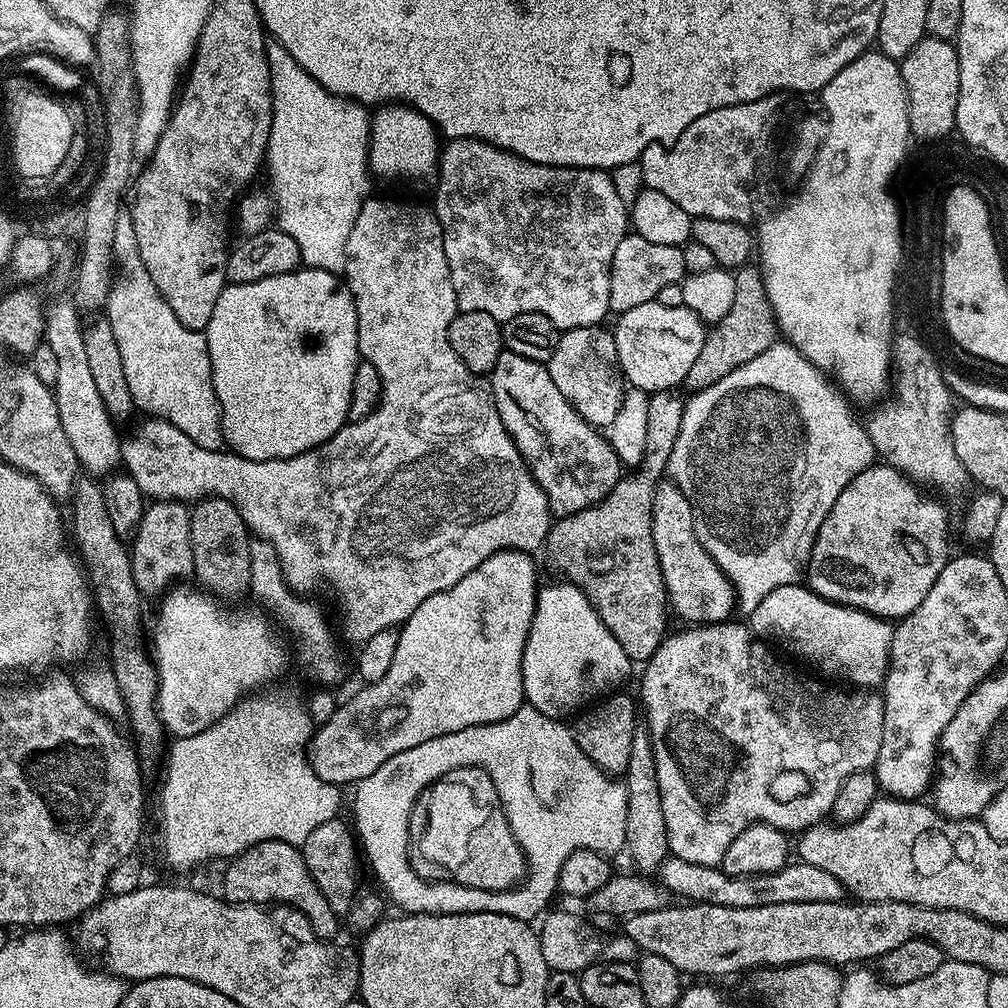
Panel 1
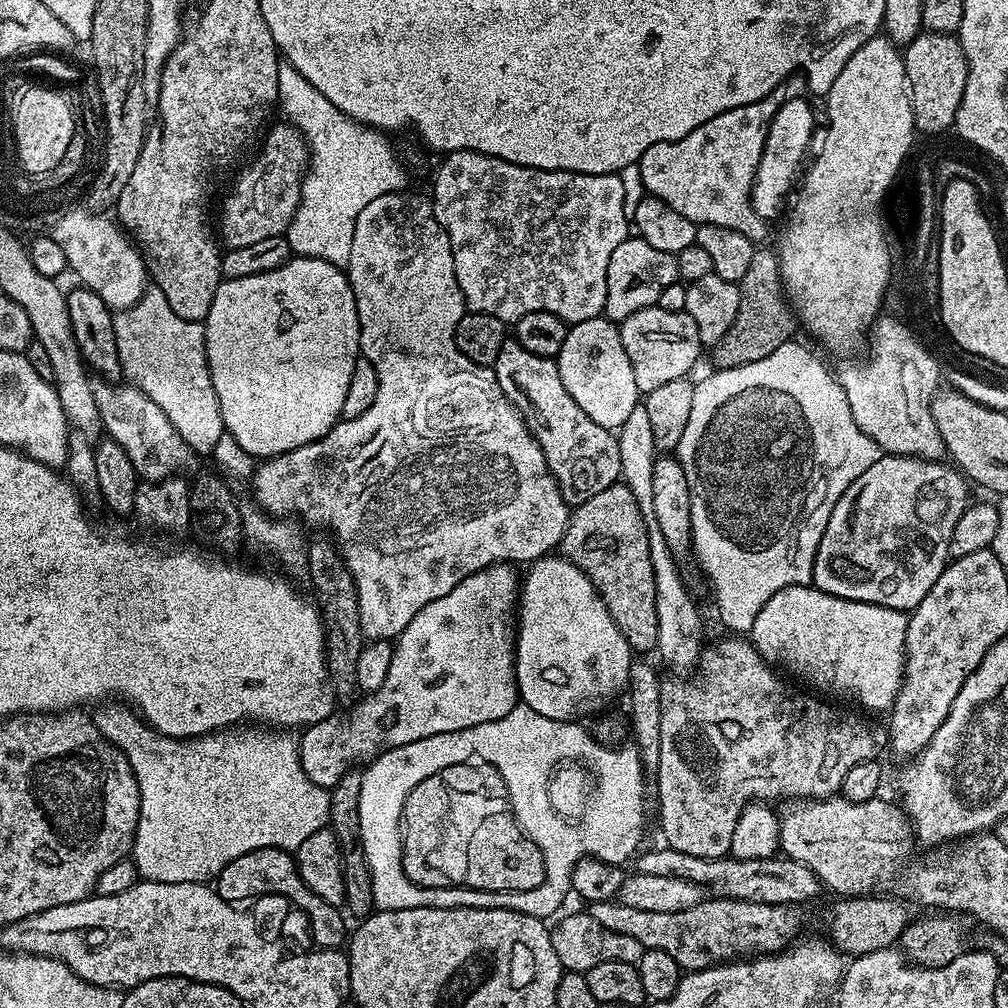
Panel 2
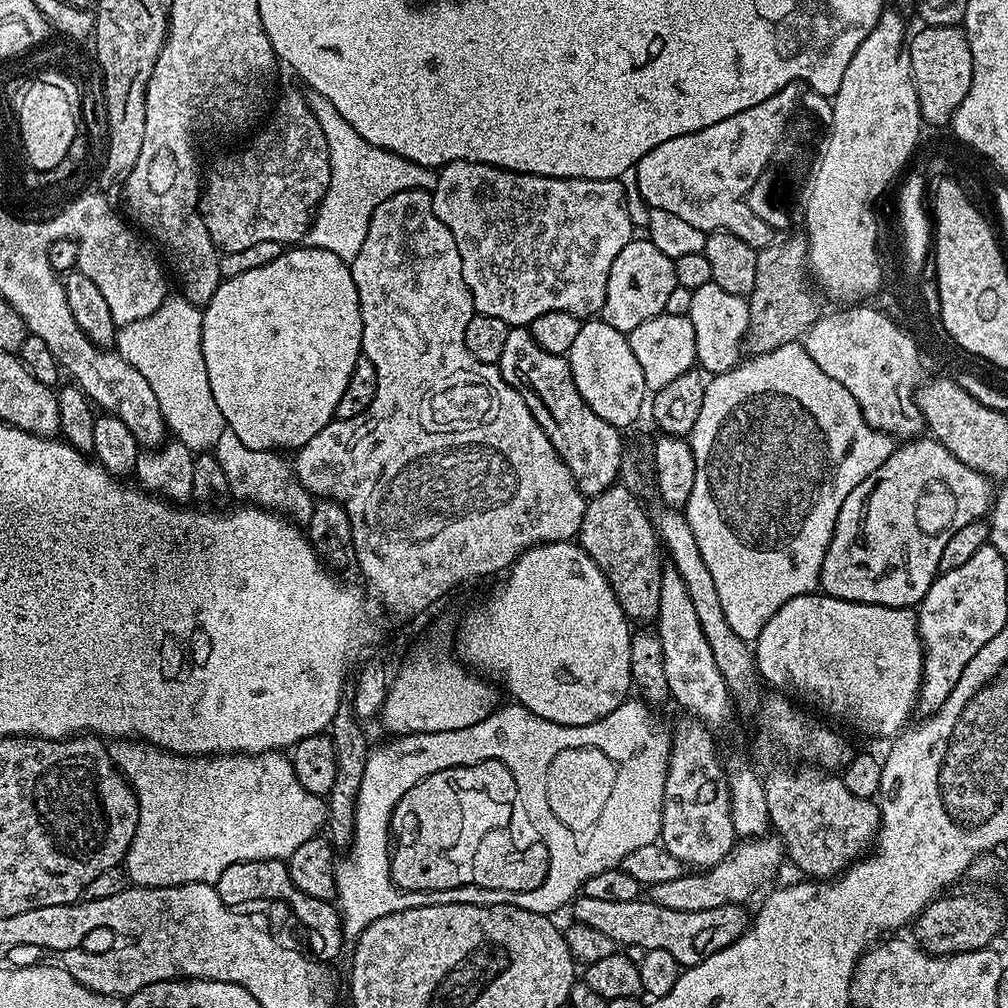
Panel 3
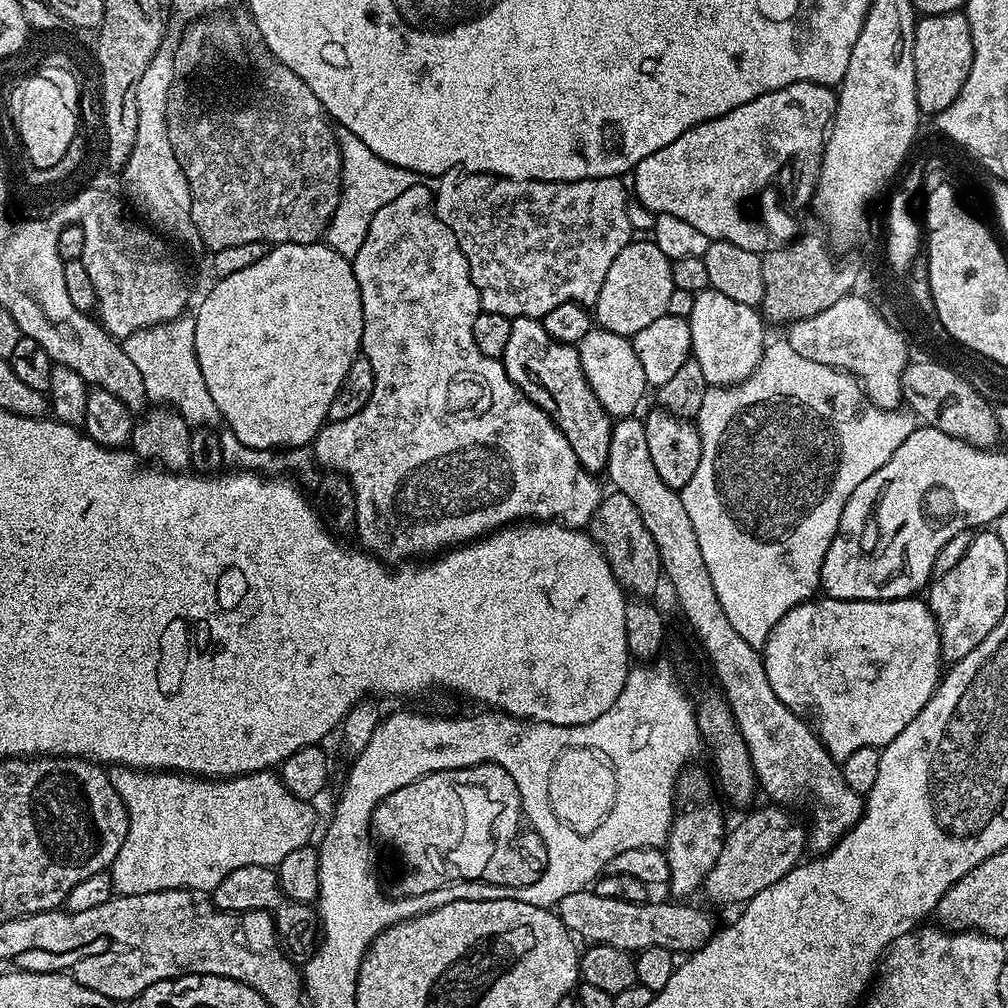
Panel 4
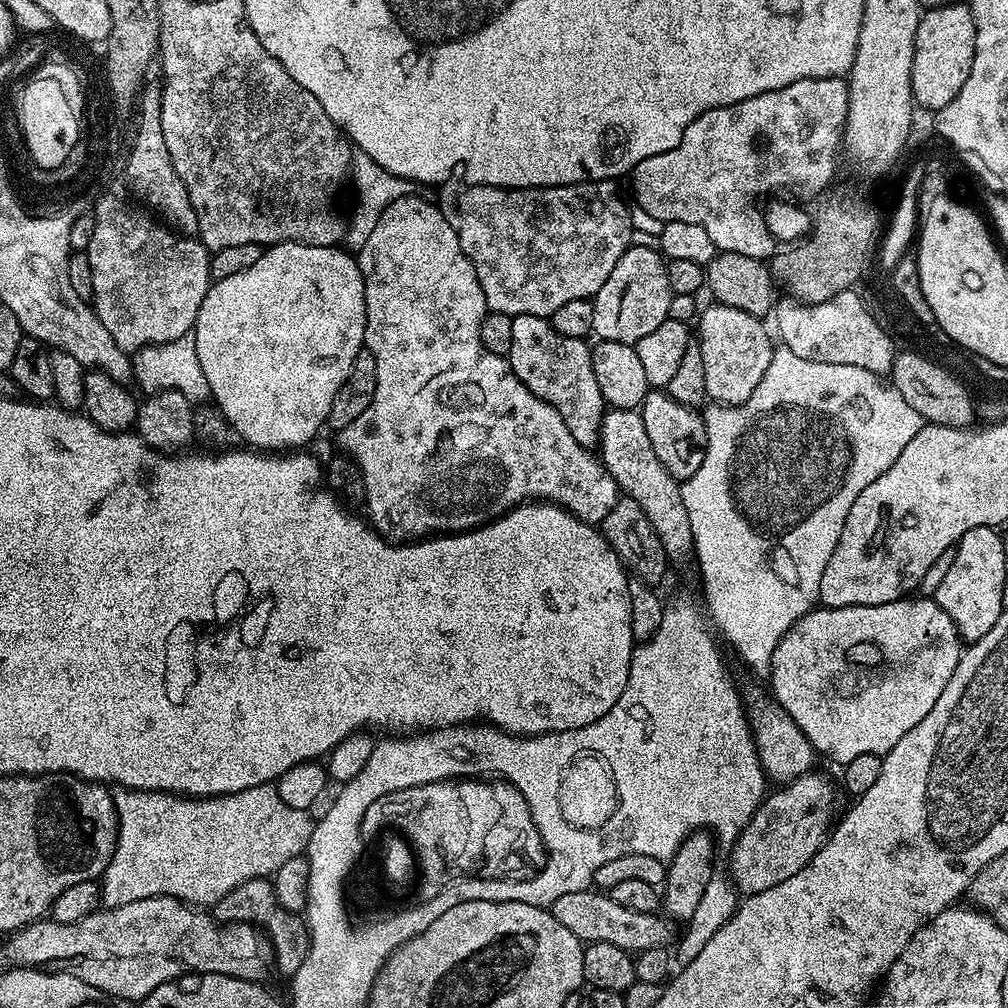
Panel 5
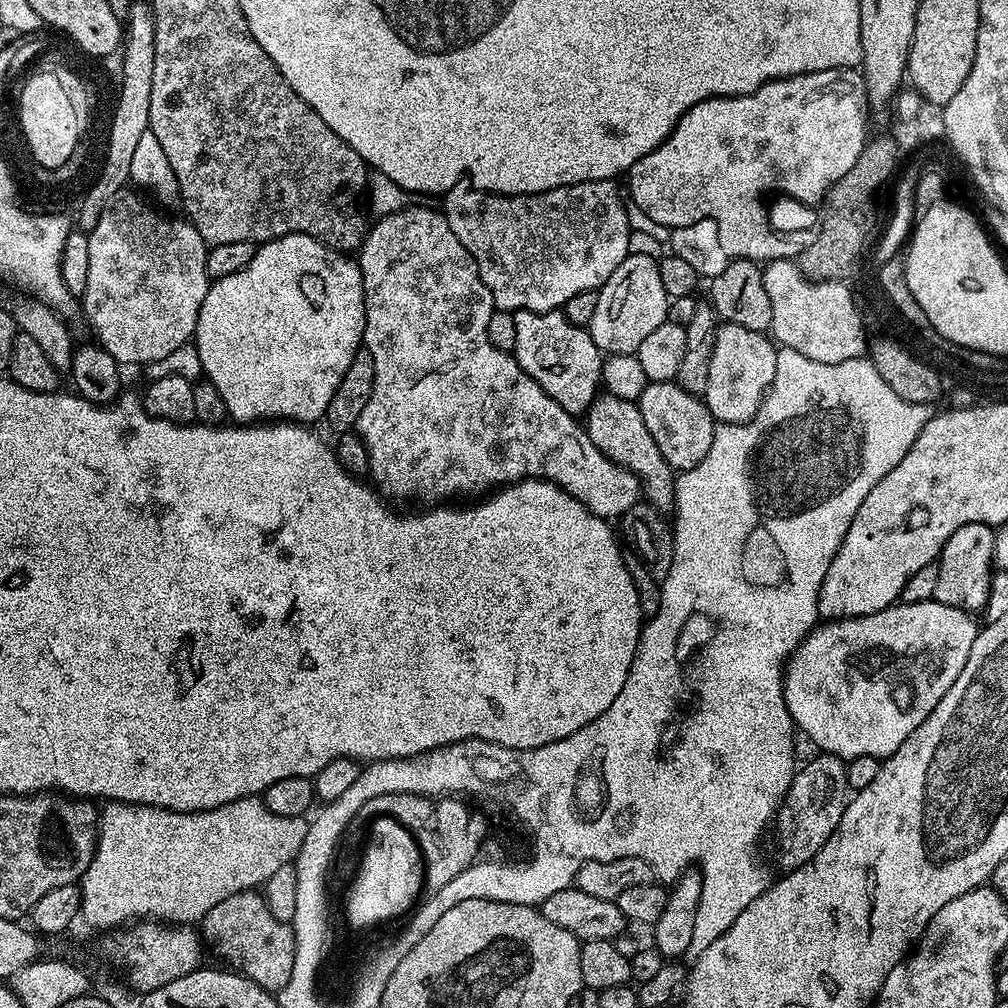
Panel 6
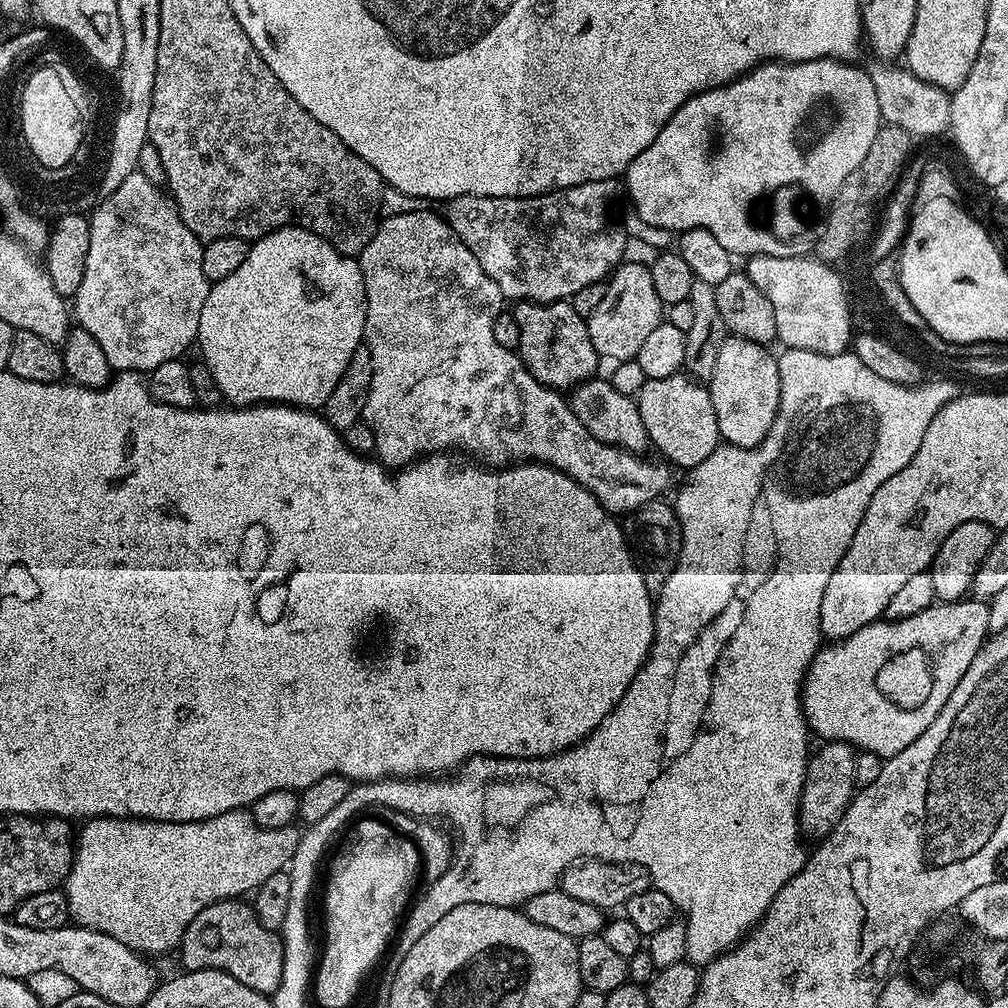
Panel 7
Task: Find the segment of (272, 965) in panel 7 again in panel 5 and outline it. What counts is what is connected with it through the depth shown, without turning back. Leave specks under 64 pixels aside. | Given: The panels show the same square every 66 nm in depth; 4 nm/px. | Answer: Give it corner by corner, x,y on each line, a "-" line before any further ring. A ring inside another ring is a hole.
259,876
248,882
242,882
240,886
234,886
230,894
226,894
217,904
211,905
211,915
215,916
221,924
254,924
261,930
266,930
272,943
272,955
274,968
290,978
306,962
308,953
308,937
302,927
299,915
285,912
281,909
278,898
272,889
271,879

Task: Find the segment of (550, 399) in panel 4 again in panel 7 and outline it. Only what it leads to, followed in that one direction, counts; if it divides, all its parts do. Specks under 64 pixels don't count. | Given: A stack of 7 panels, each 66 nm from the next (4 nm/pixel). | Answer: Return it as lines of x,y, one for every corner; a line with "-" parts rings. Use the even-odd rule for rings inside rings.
554,300
550,304
520,302
515,305
514,315
517,318
518,326
521,327
518,355
530,370
530,374
534,374
534,378
538,378
538,382
542,382
547,388
572,390
575,386
597,375
598,357
594,350
594,342
590,342
588,321
578,314
578,310
574,310
574,306
568,300

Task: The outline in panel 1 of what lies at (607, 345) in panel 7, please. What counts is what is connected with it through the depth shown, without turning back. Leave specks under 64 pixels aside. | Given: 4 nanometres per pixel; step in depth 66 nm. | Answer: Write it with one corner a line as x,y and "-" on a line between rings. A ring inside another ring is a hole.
626,235
618,242
618,250
614,250
612,259
610,309
616,314
634,310
634,306
655,300
662,286
681,283
685,275
683,247
660,246
658,242
646,242
641,236

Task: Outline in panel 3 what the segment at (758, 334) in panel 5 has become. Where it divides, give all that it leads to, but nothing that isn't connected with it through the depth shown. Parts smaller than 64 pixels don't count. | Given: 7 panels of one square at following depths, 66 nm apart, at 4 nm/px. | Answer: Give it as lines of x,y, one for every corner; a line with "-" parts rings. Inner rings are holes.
714,283
698,286
692,289
687,317
694,326
696,359
705,373
728,372
741,363
742,341
748,332
748,302
745,297
729,294
728,291
722,290
722,286

